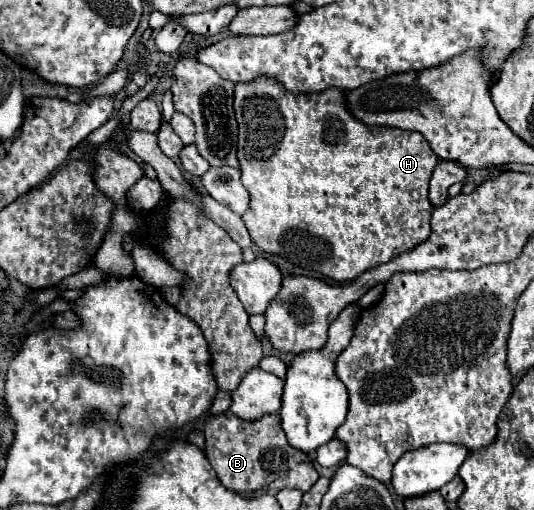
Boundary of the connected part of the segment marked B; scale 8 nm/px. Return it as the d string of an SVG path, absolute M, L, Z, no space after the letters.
M227 410L217 416L207 416L203 432L207 460L211 462L219 480L239 494L257 490L277 492L283 488L297 488L301 492L307 492L319 478L309 458L287 442L279 414L267 414L259 420L249 422L237 418Z

